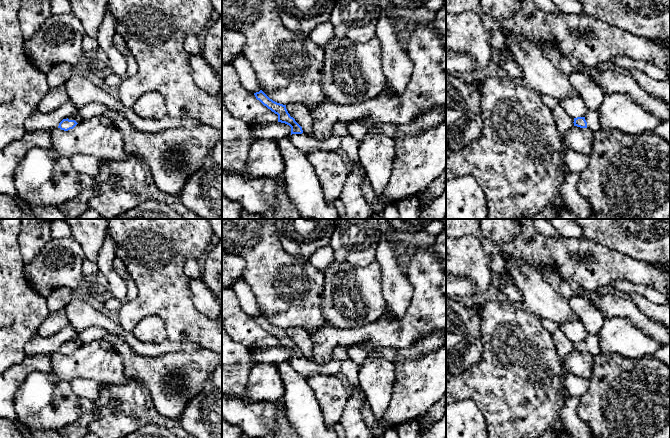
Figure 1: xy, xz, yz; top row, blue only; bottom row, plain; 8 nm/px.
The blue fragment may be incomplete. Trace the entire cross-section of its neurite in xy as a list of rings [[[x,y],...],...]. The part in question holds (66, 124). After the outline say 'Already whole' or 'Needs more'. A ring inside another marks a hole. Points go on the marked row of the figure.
[[[77,112],[71,116],[69,116],[67,119],[63,119],[60,123],[58,128],[64,131],[68,131],[70,129],[73,129],[78,123],[83,121],[80,114]]]. Needs more

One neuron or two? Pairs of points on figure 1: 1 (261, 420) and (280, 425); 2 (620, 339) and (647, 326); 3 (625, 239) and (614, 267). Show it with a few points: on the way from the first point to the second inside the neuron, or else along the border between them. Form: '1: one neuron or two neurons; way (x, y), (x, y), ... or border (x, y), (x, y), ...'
1: two neurons; border (273, 403), (276, 407), (274, 427)
2: two neurons; border (619, 316), (628, 319), (647, 335), (659, 342)
3: two neurons; border (598, 243), (602, 243), (642, 261)

